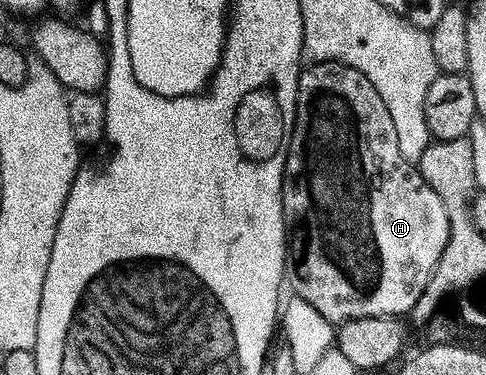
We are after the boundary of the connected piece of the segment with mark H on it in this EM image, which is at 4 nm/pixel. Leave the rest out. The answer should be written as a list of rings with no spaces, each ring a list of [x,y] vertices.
[[[335,62],[309,64],[302,67],[297,87],[297,120],[293,123],[289,157],[285,163],[285,178],[287,187],[283,195],[287,217],[287,260],[291,265],[291,280],[293,276],[295,296],[315,306],[315,310],[319,310],[320,314],[323,314],[324,318],[334,326],[340,326],[355,318],[375,318],[376,316],[401,318],[412,313],[427,282],[431,282],[435,266],[449,241],[449,219],[439,194],[435,194],[435,190],[427,186],[420,171],[409,164],[407,158],[403,158],[403,153],[399,151],[399,134],[395,134],[395,122],[391,122],[391,110],[387,110],[387,102],[379,98],[379,90],[375,90],[375,86],[371,86],[369,79],[359,74],[359,70]]]

